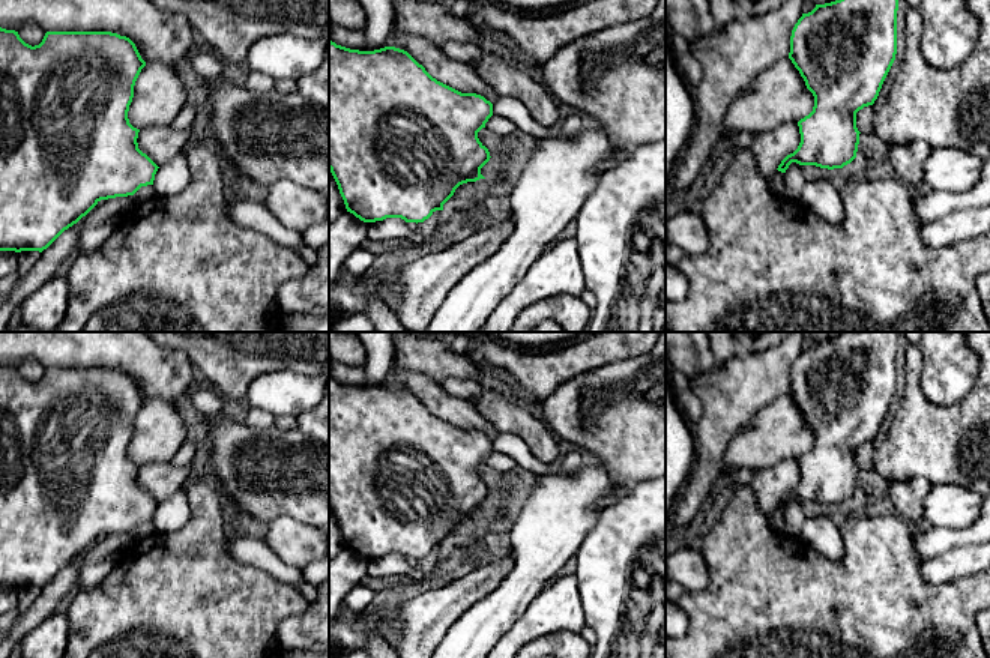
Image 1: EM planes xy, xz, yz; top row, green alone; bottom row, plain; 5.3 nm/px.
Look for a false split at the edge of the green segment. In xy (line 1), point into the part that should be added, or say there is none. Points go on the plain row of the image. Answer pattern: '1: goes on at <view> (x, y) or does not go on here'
1: does not go on here

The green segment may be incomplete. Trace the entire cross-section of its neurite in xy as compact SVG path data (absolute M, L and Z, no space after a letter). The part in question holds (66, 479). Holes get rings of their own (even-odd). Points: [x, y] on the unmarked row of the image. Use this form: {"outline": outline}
{"outline": "M0 364L0 587L39 587L42 589L47 586L65 566L77 560L83 553L86 553L101 536L116 535L116 533L128 533L134 532L141 523L153 521L155 511L158 508L158 502L138 485L138 469L140 466L134 464L129 460L128 448L129 442L134 434L134 422L141 409L146 403L146 398L141 395L135 380L117 370L111 368L47 368L42 379L39 382L29 382L26 380L18 368L6 367Z"}

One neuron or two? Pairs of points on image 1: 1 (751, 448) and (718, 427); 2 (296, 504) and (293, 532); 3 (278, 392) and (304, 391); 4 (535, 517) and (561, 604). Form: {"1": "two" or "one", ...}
{"1": "two", "2": "two", "3": "one", "4": "two"}

